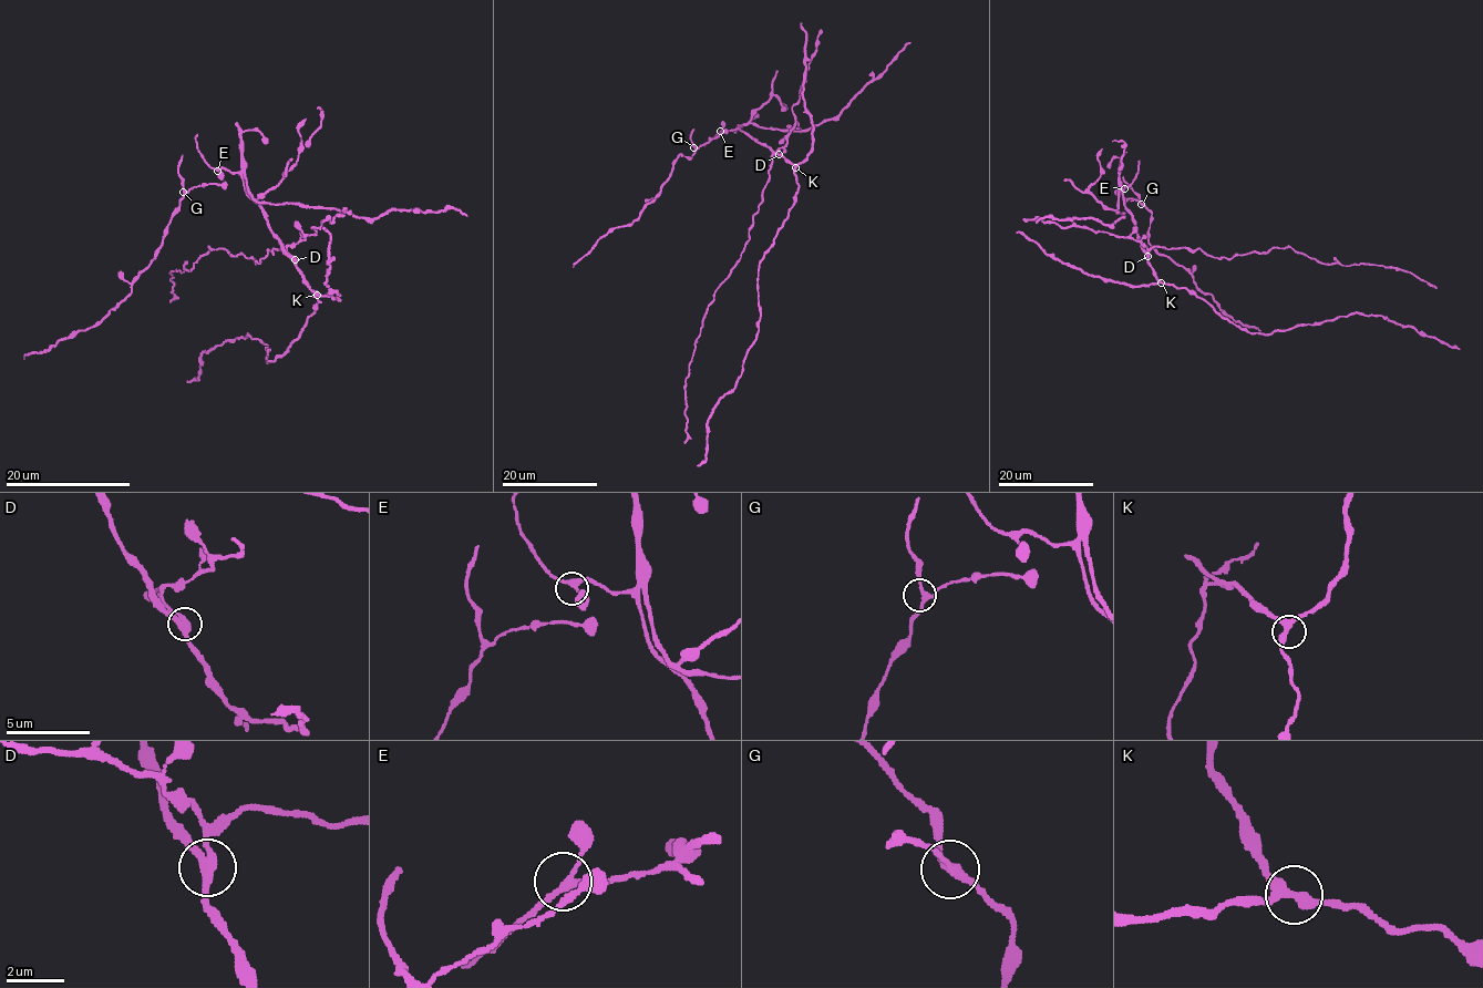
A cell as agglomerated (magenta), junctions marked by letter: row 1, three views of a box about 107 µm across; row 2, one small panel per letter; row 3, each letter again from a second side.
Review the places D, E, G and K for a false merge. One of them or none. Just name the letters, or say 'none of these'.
D

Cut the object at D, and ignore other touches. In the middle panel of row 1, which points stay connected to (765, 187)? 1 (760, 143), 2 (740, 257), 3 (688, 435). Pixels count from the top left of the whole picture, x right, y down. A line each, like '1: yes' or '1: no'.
1: no
2: yes
3: yes

